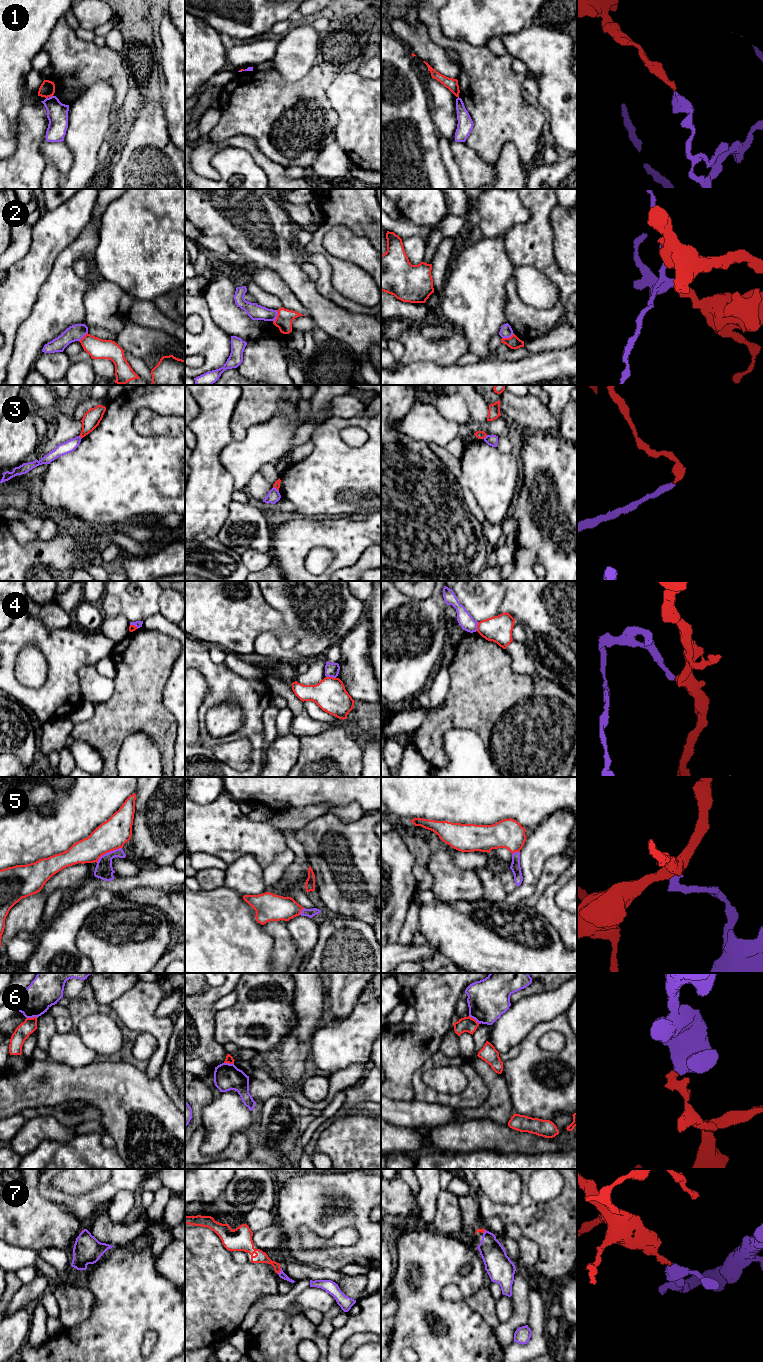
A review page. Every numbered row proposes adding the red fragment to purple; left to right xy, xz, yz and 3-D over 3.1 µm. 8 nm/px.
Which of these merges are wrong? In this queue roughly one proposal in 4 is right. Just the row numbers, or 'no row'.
1, 2, 3, 4, 5, 6

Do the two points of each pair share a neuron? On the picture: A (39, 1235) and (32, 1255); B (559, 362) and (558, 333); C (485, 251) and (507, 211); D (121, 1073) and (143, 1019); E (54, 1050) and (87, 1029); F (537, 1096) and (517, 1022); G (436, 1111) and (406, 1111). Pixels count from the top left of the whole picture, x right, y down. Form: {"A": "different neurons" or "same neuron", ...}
{"A": "different neurons", "B": "different neurons", "C": "different neurons", "D": "different neurons", "E": "different neurons", "F": "different neurons", "G": "same neuron"}

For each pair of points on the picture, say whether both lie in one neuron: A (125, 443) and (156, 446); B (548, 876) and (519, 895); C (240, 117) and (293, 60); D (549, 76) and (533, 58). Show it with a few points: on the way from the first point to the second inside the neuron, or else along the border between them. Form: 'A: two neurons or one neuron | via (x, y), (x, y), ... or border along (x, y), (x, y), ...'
A: one neuron | via (133, 446), (148, 446)
B: two neurons | border along (546, 861), (536, 887)
C: two neurons | border along (272, 68), (286, 81), (297, 81), (303, 77)
D: one neuron | via (547, 72), (537, 62)

